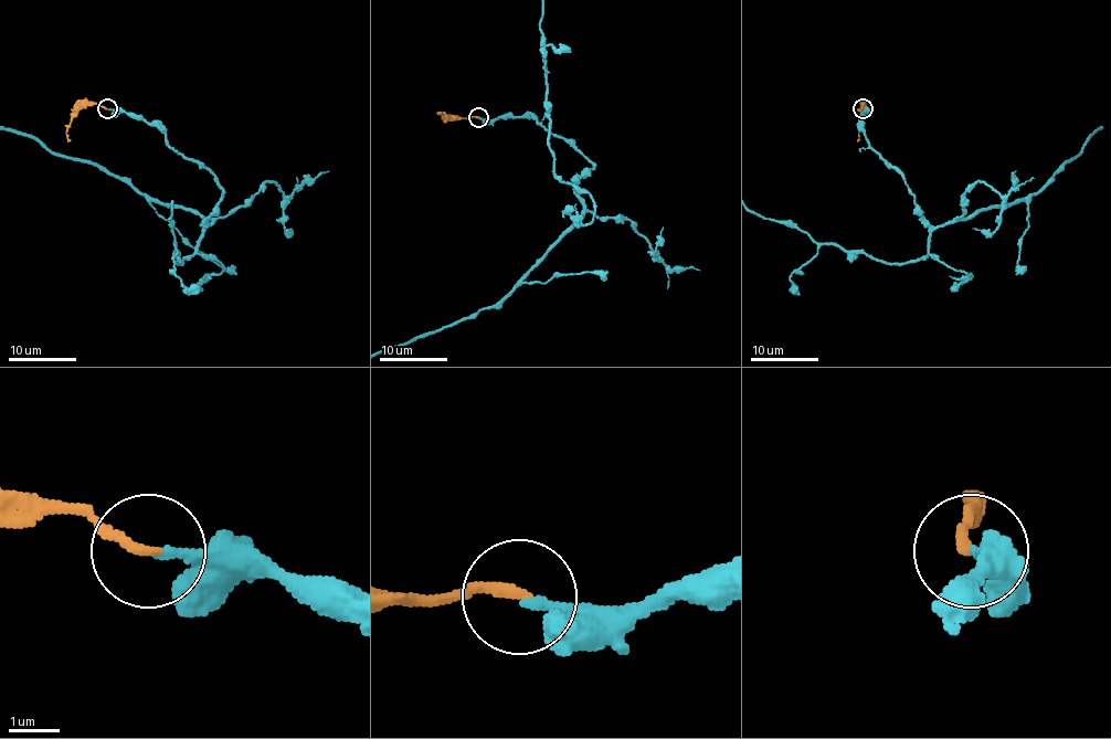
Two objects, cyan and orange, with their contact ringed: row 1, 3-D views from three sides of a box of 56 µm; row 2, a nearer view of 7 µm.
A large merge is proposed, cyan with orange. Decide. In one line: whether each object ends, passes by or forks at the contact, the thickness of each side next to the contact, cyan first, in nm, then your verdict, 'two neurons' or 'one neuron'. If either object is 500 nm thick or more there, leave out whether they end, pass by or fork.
cyan ends there; orange ends there; 180 nm thick on the cyan side, 200 nm on the other; one neuron

